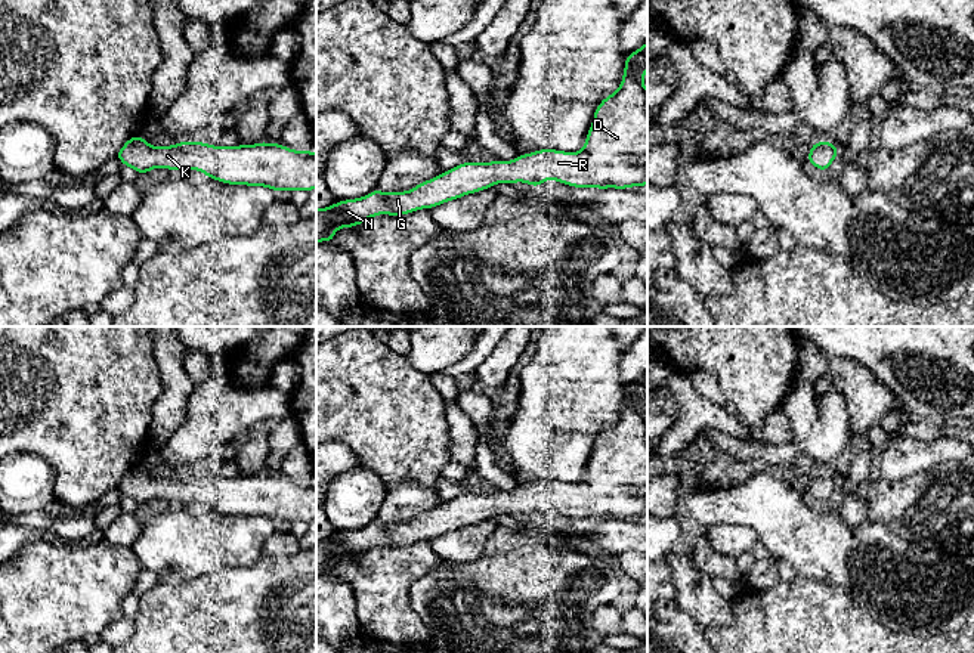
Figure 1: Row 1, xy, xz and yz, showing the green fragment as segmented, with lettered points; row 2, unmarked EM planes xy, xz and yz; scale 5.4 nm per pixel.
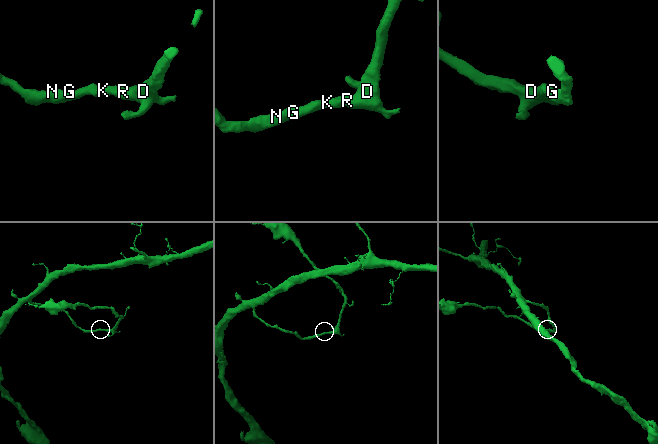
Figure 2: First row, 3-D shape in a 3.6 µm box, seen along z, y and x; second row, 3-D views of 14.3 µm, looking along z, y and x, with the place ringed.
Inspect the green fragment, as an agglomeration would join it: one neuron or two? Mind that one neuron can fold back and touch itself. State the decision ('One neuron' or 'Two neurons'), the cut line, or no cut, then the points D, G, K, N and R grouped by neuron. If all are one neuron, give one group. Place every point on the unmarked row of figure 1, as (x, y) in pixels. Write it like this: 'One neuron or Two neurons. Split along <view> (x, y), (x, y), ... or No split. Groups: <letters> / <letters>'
One neuron. No split. Groups: D G K N R

